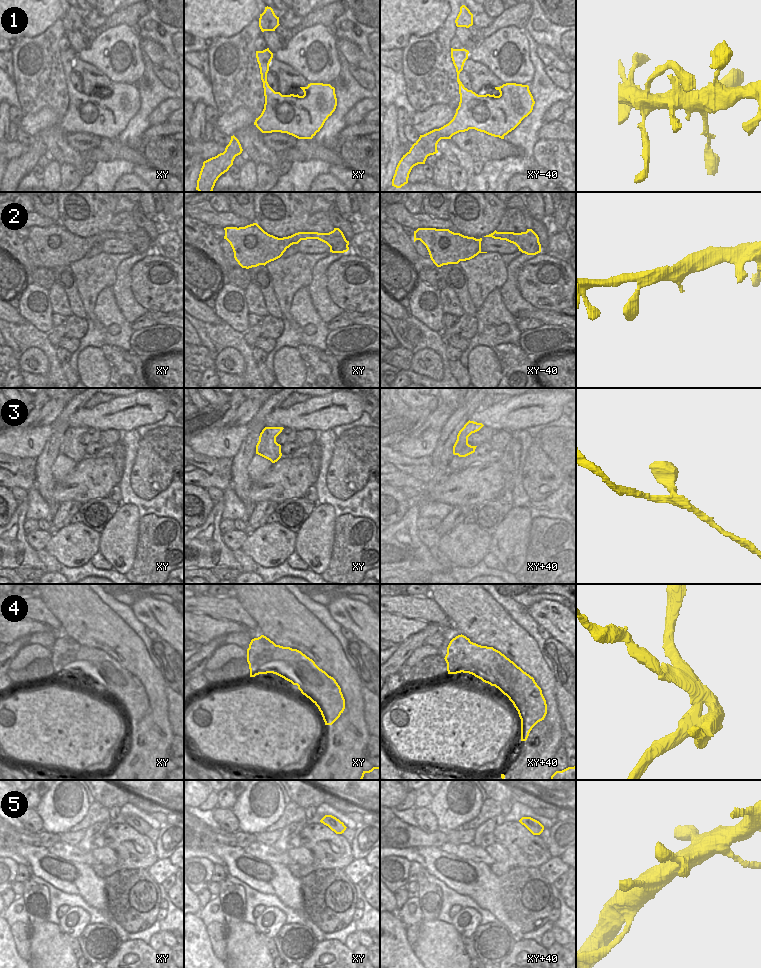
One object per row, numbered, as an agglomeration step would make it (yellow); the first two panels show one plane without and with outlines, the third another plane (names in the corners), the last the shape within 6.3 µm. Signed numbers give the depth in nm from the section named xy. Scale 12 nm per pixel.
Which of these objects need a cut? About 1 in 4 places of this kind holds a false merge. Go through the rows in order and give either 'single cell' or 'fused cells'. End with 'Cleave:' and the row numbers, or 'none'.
1: single cell
2: single cell
3: single cell
4: fused cells
5: single cell
Cleave: 4

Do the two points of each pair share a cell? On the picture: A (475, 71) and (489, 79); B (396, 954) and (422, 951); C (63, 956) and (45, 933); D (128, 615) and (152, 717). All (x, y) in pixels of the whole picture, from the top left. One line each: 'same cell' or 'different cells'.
A: same cell
B: different cells
C: same cell
D: different cells

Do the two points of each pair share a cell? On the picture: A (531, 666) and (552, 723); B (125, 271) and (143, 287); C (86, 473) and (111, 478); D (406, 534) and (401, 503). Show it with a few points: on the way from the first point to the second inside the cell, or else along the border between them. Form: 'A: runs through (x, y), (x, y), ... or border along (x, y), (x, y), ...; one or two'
A: runs through (545, 680), (552, 709); one
B: border along (144, 257), (131, 269), (131, 292), (134, 299); two
C: runs through (92, 476), (105, 478); one
D: border along (411, 503), (404, 515), (390, 525); two

